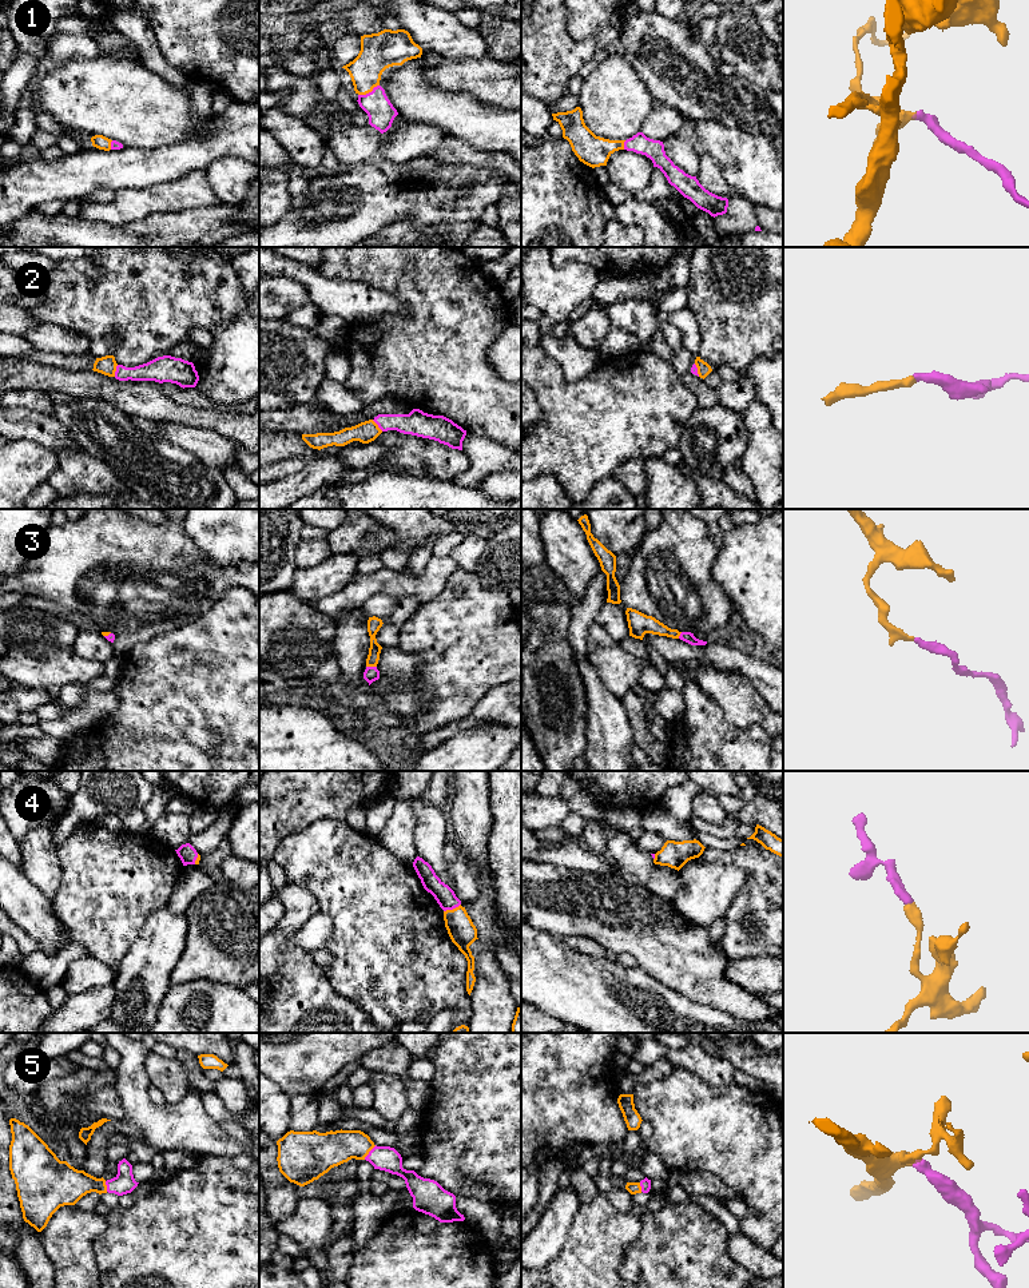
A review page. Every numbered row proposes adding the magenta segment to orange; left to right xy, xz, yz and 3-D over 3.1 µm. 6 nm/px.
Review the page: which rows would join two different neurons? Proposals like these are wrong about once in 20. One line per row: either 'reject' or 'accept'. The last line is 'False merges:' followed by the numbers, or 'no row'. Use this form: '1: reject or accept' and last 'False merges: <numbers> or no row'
1: accept
2: accept
3: accept
4: accept
5: accept
False merges: no row

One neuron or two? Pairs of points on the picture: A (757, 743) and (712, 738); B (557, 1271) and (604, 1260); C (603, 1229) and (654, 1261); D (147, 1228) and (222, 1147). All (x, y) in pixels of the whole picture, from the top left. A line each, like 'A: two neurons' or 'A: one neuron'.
A: one neuron
B: one neuron
C: two neurons
D: two neurons

